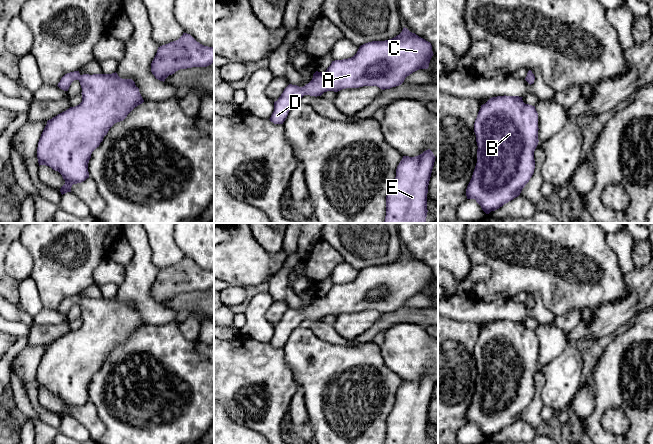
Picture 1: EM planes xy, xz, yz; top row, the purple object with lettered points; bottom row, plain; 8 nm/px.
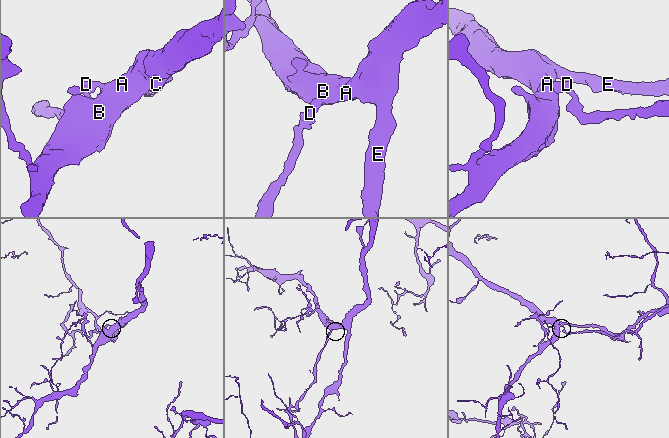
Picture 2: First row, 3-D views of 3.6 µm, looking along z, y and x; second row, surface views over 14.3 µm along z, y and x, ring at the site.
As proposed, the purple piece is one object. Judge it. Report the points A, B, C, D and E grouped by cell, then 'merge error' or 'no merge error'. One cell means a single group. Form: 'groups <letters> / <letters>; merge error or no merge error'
groups A B C D E; no merge error

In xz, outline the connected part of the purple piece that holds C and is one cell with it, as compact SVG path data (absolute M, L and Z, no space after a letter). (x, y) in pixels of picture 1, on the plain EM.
M404 251L402 256L392 263L365 267L359 271L353 281L332 285L325 296L316 295L312 304L303 311L289 308L278 324L274 326L274 335L269 344L274 348L283 348L290 333L304 319L317 321L327 315L338 316L346 312L363 310L377 310L382 314L399 310L413 296L428 293L433 279L430 266Z

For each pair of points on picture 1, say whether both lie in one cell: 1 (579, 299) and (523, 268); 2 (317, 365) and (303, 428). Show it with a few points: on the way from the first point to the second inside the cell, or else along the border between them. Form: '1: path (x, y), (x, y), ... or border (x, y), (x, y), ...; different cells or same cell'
1: path (565, 285), (548, 268), (537, 268); same cell
2: border (301, 389), (304, 406), (314, 433); different cells

